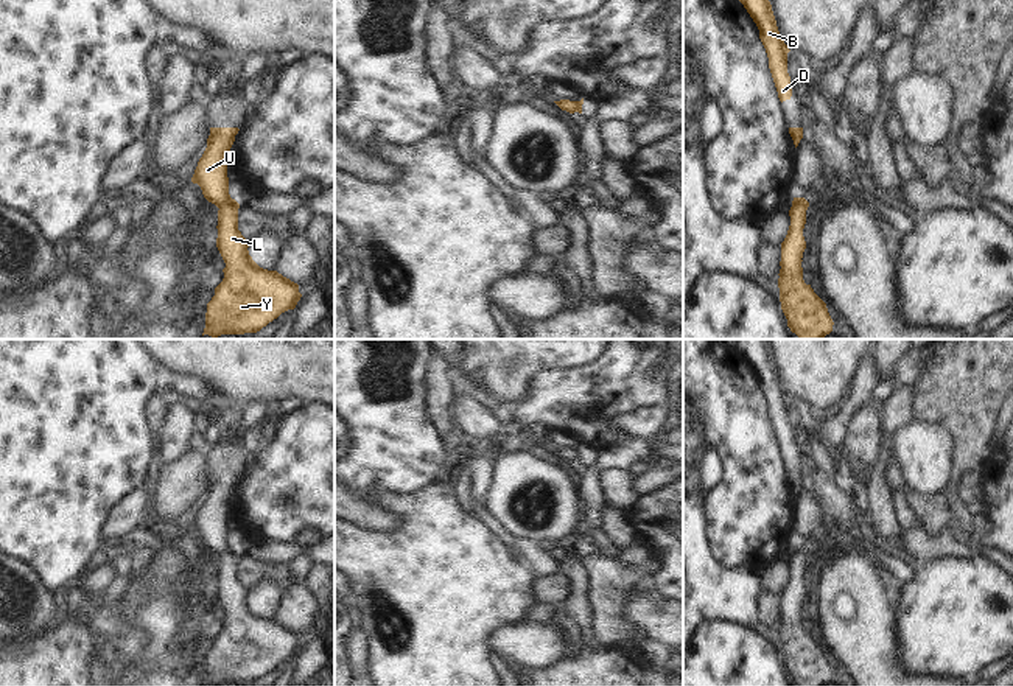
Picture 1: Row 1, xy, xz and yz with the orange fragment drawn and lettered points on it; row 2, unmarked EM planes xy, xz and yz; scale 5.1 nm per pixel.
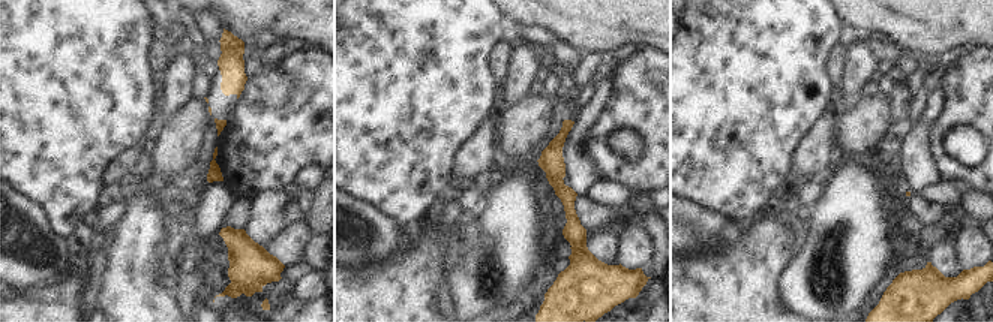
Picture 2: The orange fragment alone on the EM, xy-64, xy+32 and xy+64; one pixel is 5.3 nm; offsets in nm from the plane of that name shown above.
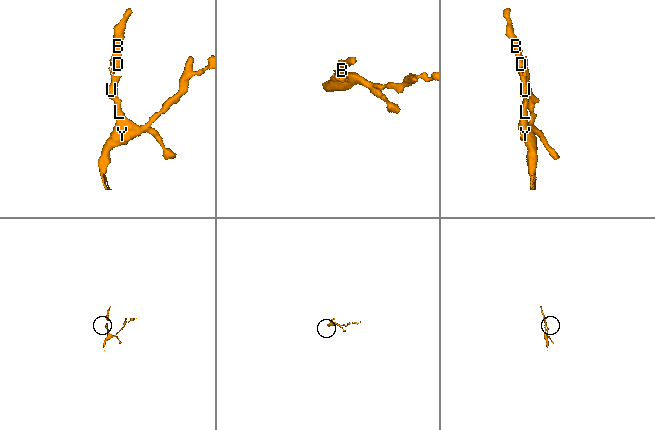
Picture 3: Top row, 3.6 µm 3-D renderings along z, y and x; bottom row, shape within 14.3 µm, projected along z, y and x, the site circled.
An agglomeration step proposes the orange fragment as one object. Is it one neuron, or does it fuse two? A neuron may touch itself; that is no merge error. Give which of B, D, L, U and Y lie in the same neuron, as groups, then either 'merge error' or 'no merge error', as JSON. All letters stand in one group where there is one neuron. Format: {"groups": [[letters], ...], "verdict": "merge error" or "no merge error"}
{"groups": [["B", "D", "L", "U", "Y"]], "verdict": "no merge error"}

